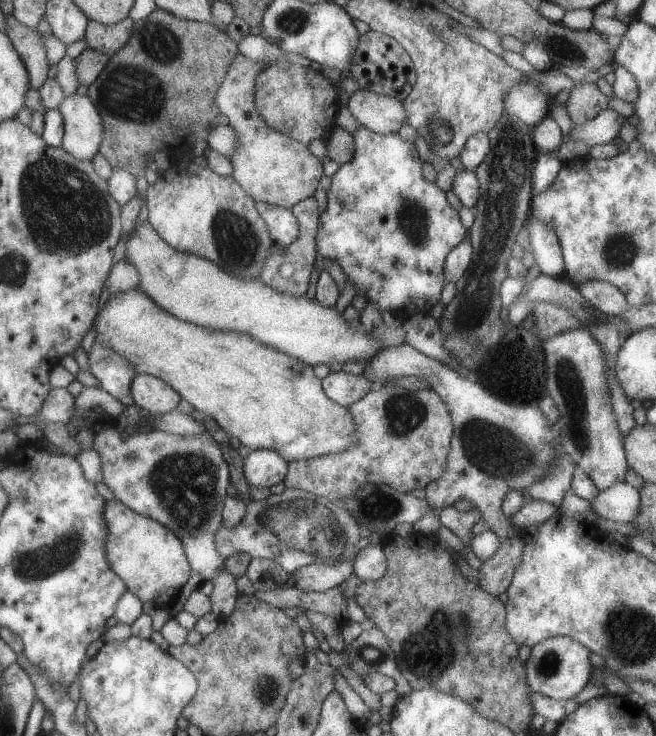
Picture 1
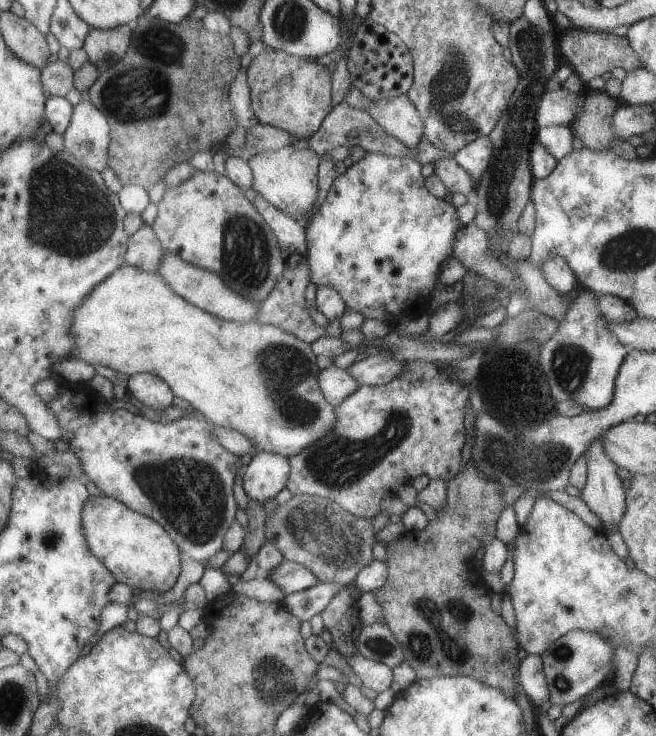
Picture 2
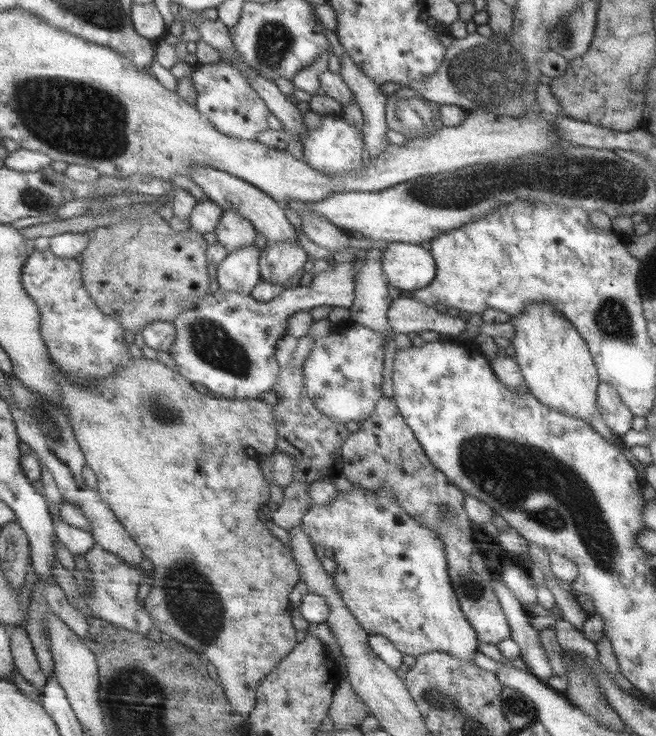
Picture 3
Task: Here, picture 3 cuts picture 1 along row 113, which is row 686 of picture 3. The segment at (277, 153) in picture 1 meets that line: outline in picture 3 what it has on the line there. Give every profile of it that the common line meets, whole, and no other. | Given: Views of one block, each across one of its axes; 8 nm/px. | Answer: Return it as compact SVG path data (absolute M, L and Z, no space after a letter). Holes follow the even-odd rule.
M157 359L130 360L126 365L118 365L114 373L104 379L92 379L88 387L80 387L68 381L68 377L52 363L54 380L60 386L60 394L64 406L69 413L68 418L75 432L78 444L84 453L86 464L92 468L97 476L97 491L102 501L110 505L124 528L134 538L136 544L142 548L145 557L154 563L154 586L145 599L145 609L153 620L153 626L158 627L165 638L174 639L185 644L190 649L204 654L208 661L216 667L224 694L226 694L232 708L247 720L256 706L256 693L260 681L274 669L278 661L288 655L296 646L296 628L293 625L292 606L289 594L294 586L300 582L300 571L293 560L293 554L284 544L266 528L265 518L260 513L260 504L267 504L270 500L270 488L262 467L252 454L271 454L278 442L278 431L275 428L273 407L262 399L231 399L216 397L198 392L189 380L186 380L177 369L168 368Z

